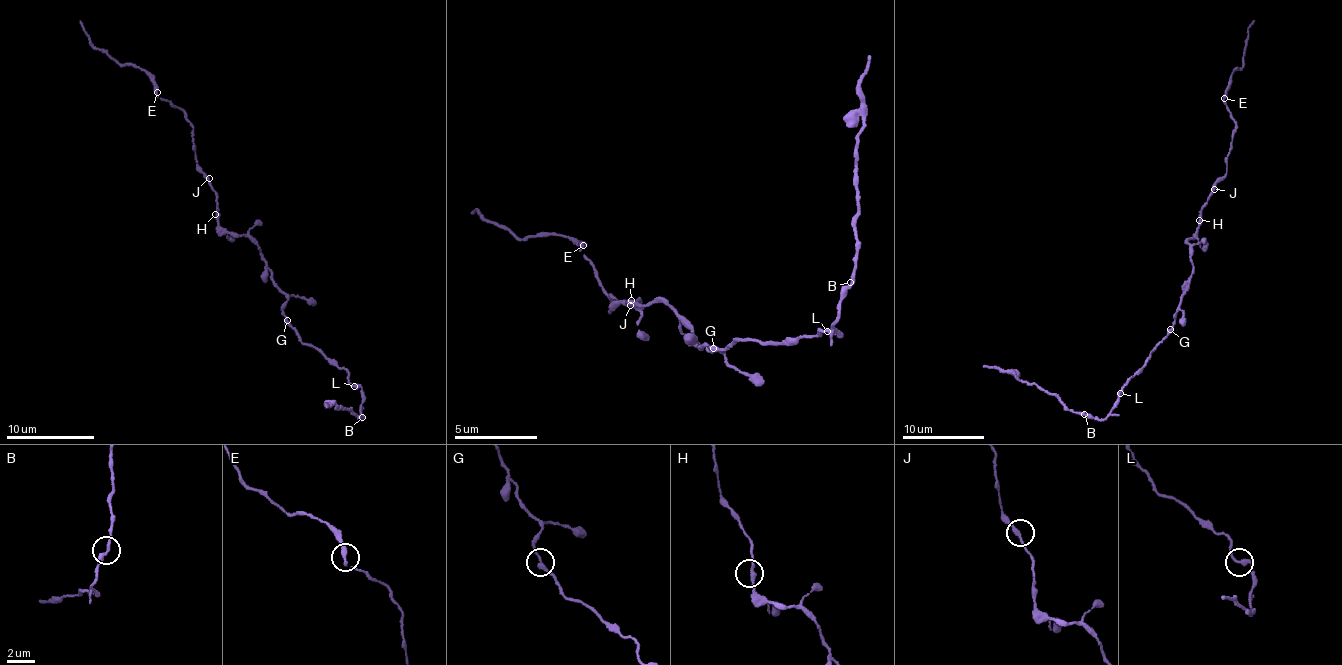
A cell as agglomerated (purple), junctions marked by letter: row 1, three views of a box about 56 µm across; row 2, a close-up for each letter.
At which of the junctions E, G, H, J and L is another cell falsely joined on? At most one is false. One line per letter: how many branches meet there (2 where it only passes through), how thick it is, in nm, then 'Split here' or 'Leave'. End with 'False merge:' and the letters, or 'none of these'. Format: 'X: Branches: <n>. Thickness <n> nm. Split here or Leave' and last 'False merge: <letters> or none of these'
E: Branches: 2. Thickness 240 nm. Leave
G: Branches: 2. Thickness 240 nm. Leave
H: Branches: 2. Thickness 240 nm. Leave
J: Branches: 2. Thickness 240 nm. Leave
L: Branches: 2. Thickness 240 nm. Leave
False merge: none of these

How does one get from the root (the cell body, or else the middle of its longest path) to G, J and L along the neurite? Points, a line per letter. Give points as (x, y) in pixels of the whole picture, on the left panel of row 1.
G: (268, 270), (274, 285), (286, 299), (284, 315), (287, 320)
J: (268, 270), (261, 250), (252, 239), (230, 234), (219, 226), (216, 196), (209, 178)
L: (268, 270), (286, 299), (284, 313), (302, 343), (334, 360), (353, 387)

